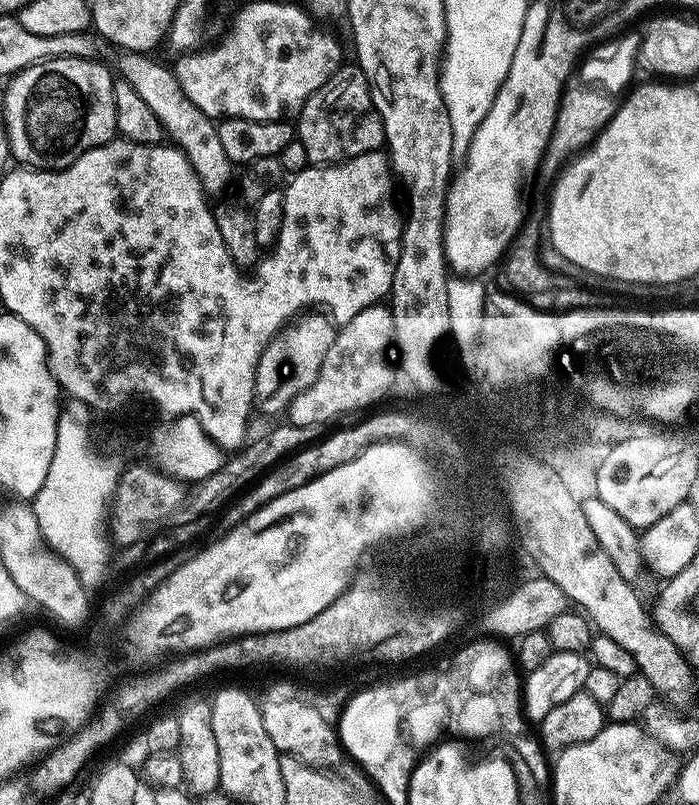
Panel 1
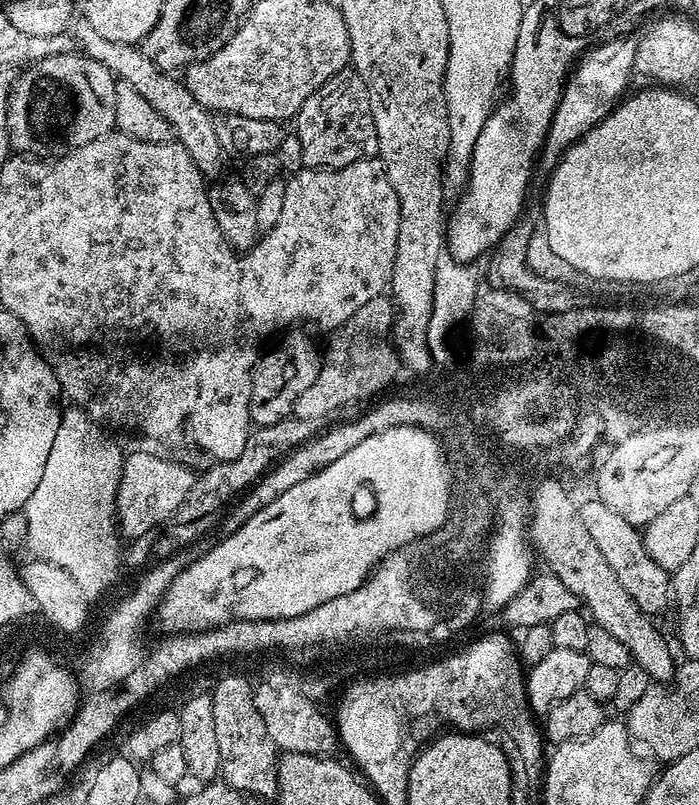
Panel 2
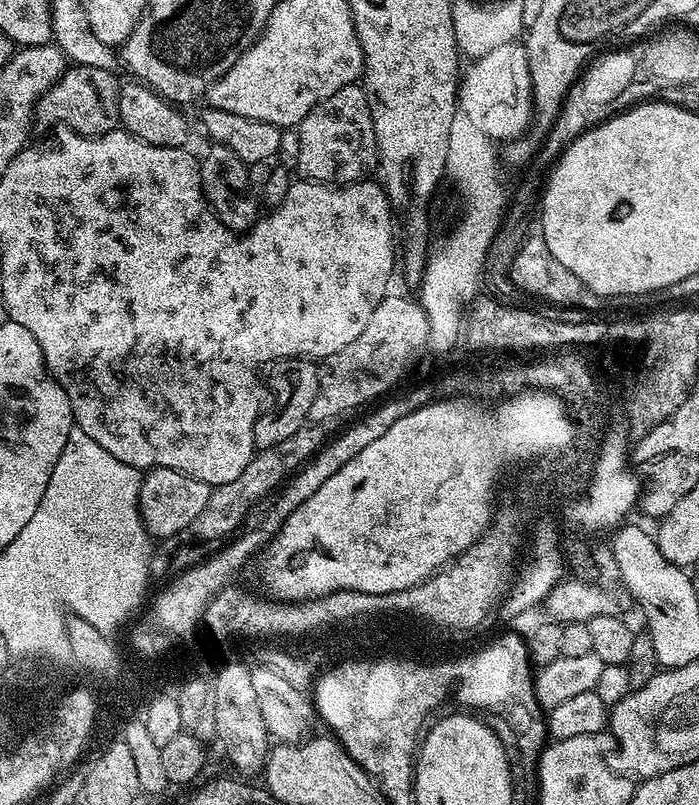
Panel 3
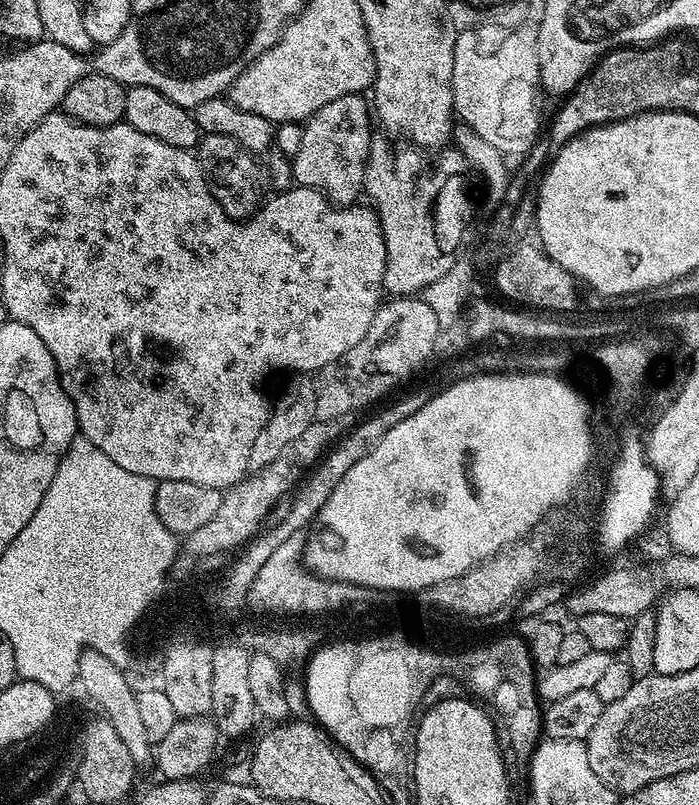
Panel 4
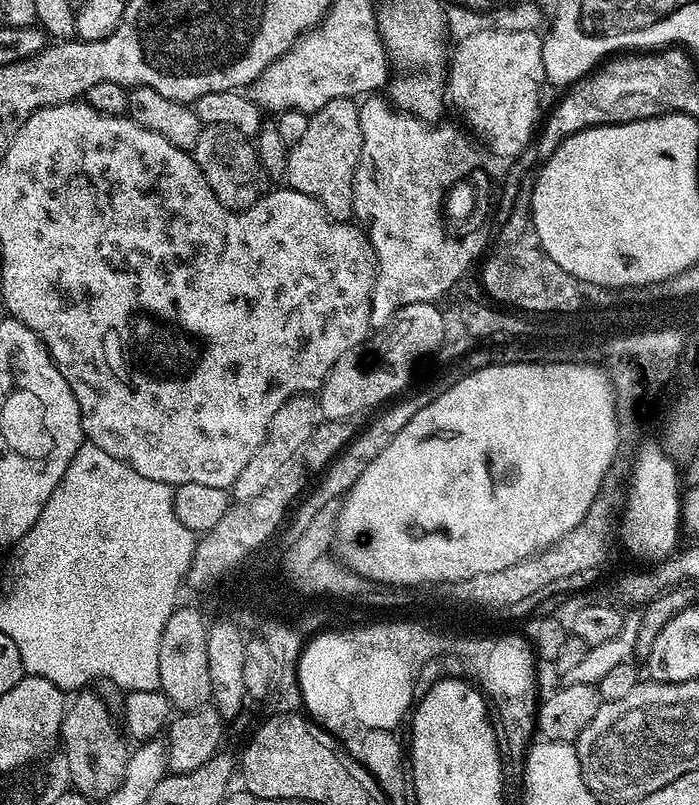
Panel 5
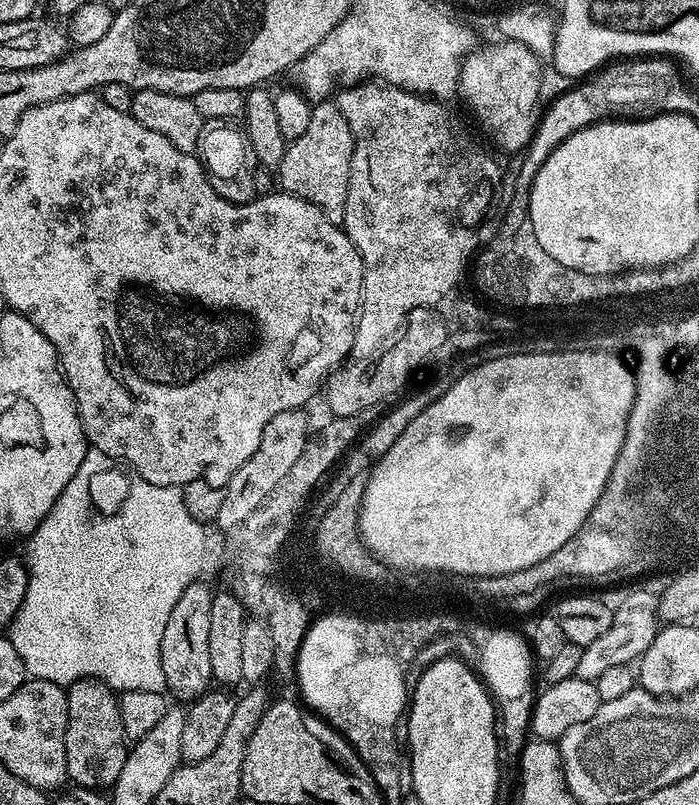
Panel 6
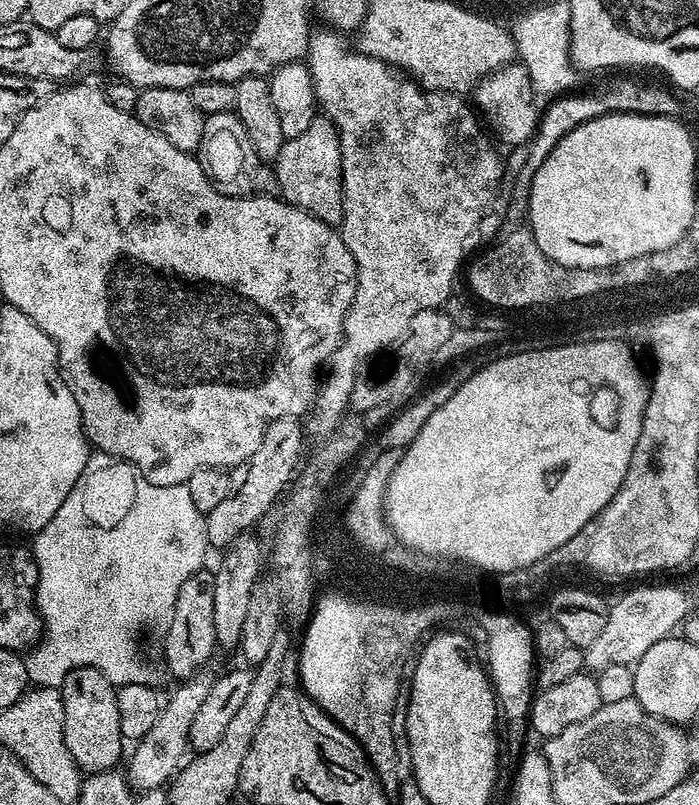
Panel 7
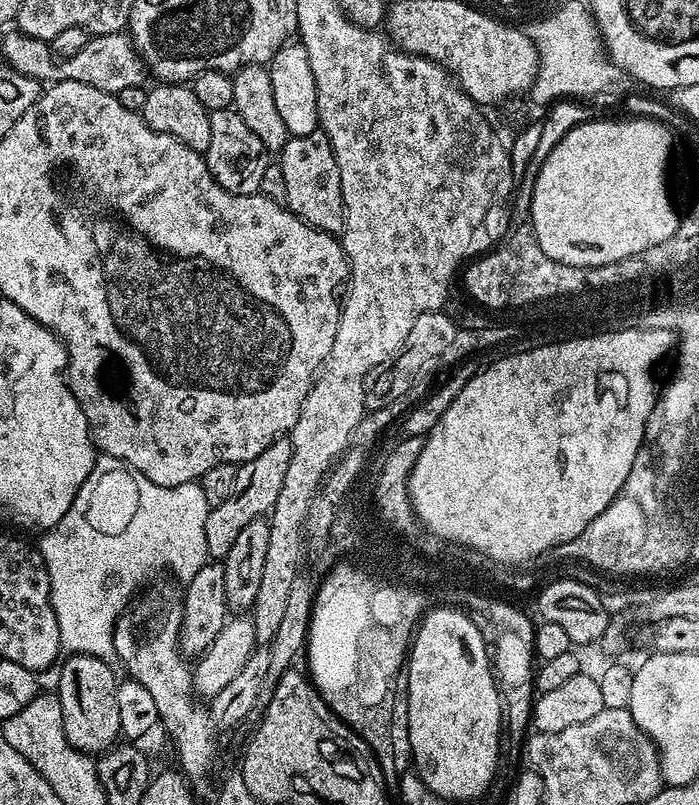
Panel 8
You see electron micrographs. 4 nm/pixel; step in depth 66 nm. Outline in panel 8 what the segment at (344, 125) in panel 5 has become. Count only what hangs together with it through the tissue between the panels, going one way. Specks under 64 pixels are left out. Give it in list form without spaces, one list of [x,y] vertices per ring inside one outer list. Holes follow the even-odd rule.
[[[322,131],[289,136],[286,146],[278,153],[280,176],[284,179],[283,203],[300,220],[305,220],[323,232],[340,234],[344,231],[344,199],[338,162],[330,146],[330,138]]]

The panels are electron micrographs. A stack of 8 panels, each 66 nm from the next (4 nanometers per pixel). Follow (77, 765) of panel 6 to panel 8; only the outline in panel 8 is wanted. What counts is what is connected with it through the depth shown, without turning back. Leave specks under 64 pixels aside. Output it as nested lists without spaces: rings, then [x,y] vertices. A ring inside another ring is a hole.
[[[75,654],[67,657],[64,665],[59,665],[60,683],[58,695],[62,702],[62,726],[66,730],[66,738],[72,748],[89,754],[103,754],[121,739],[118,726],[118,694],[116,686],[118,676],[112,673],[112,664],[97,656],[78,656]]]

